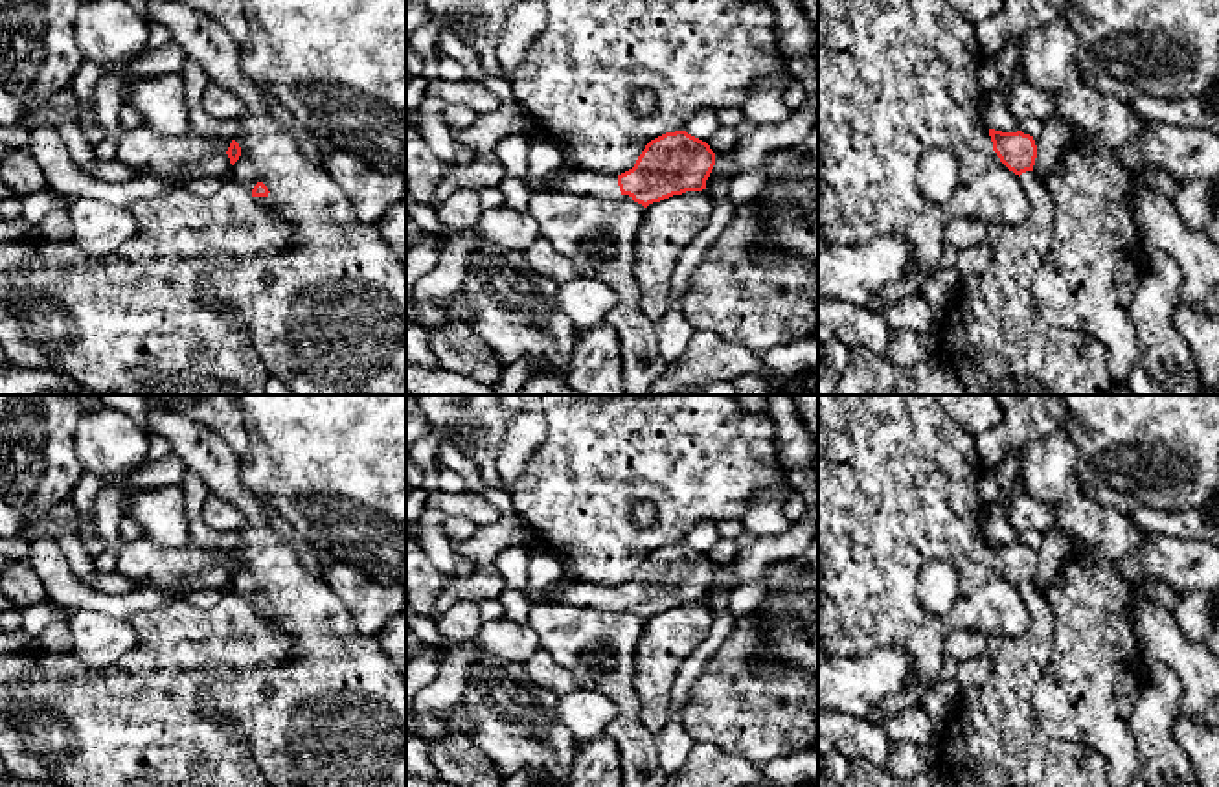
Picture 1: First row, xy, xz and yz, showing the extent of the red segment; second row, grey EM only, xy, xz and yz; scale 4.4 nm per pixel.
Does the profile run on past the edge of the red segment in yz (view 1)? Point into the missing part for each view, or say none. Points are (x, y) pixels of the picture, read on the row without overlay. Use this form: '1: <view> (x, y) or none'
1: none

